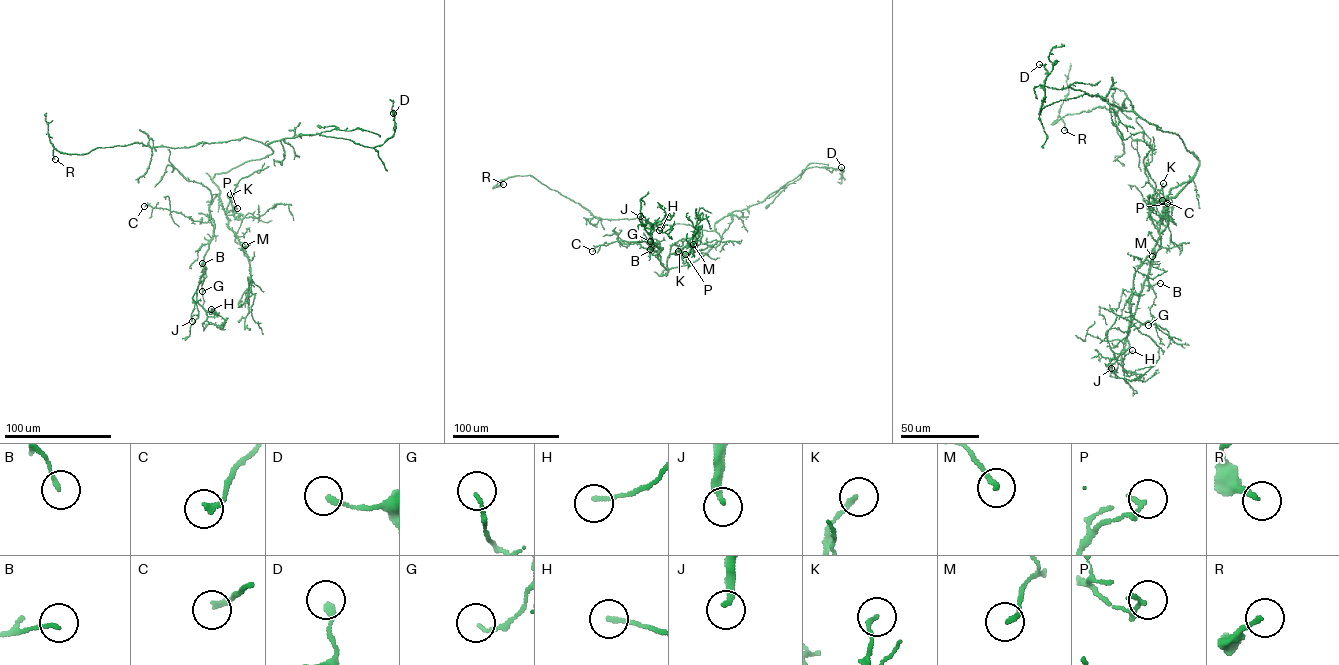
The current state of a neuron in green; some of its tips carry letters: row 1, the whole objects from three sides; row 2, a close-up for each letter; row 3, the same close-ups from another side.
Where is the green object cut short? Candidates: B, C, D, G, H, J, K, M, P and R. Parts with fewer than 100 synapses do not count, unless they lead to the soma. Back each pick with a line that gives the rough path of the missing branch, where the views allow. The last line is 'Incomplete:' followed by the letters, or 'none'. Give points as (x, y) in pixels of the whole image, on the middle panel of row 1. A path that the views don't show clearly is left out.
Incomplete: none

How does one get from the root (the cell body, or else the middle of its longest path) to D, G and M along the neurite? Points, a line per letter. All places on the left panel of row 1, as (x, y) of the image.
D: (273, 152), (267, 145), (273, 142), (318, 134), (349, 139), (368, 147), (381, 145), (394, 133), (393, 113)
G: (273, 152), (216, 173), (213, 177), (220, 192), (209, 208), (214, 228), (203, 260), (206, 277), (202, 291)
M: (273, 152), (216, 173), (213, 177), (220, 191), (227, 226), (245, 245)

